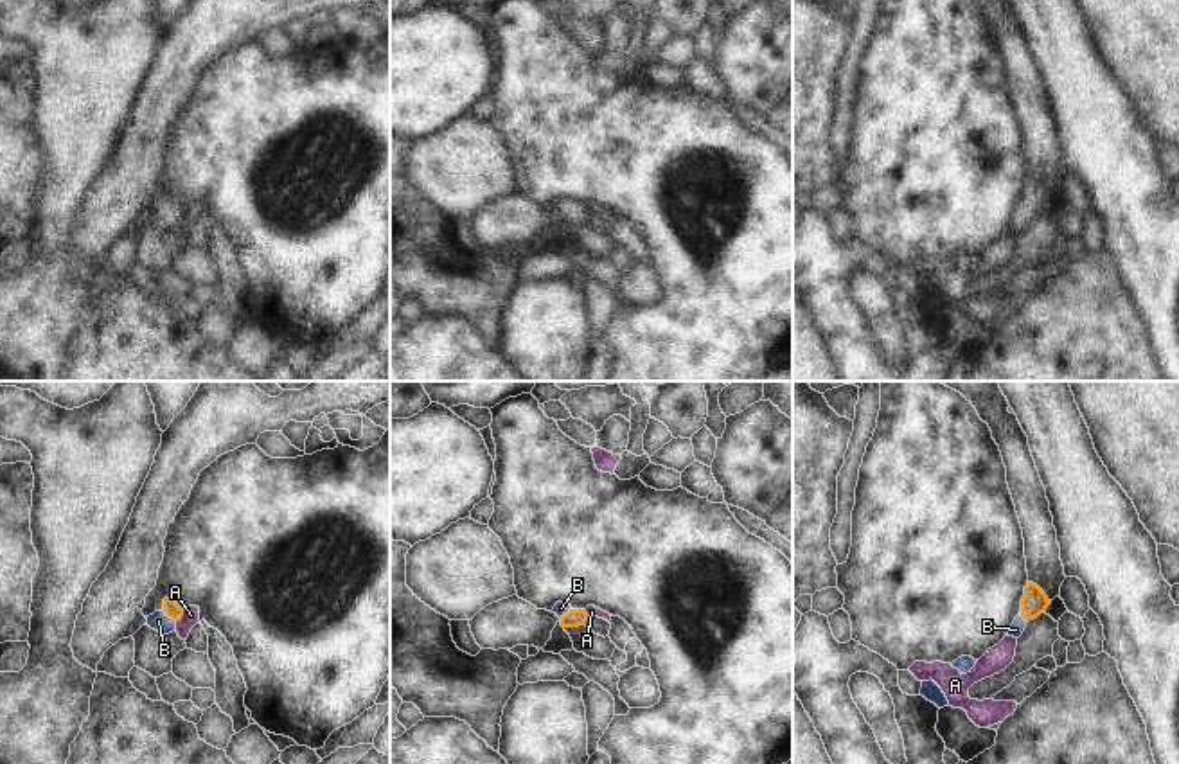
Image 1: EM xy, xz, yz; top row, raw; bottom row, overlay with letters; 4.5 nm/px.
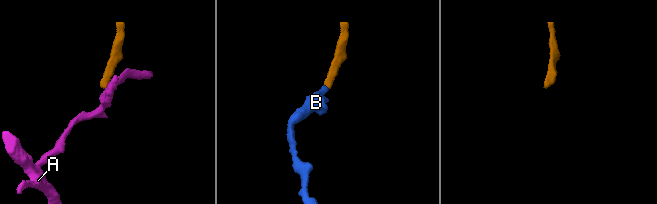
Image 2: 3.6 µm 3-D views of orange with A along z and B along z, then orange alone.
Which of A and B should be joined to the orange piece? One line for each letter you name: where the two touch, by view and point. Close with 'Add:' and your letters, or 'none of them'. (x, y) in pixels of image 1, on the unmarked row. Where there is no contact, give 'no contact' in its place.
B: meets orange in xy at (169, 214)
Add: B

